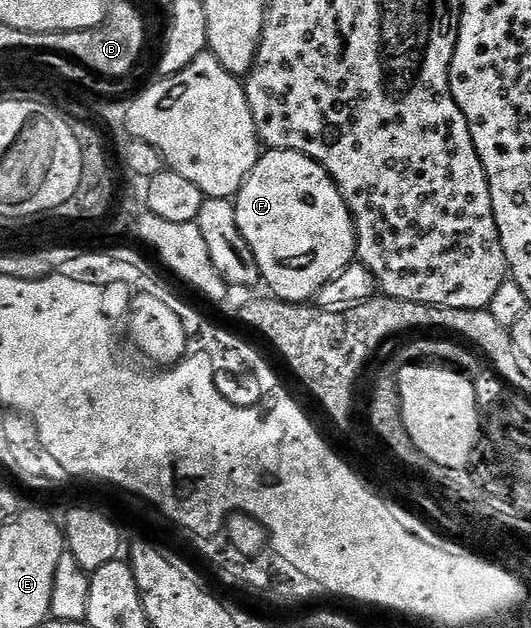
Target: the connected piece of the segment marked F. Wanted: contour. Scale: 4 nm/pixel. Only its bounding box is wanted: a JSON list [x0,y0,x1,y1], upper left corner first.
[235,149,357,302]

